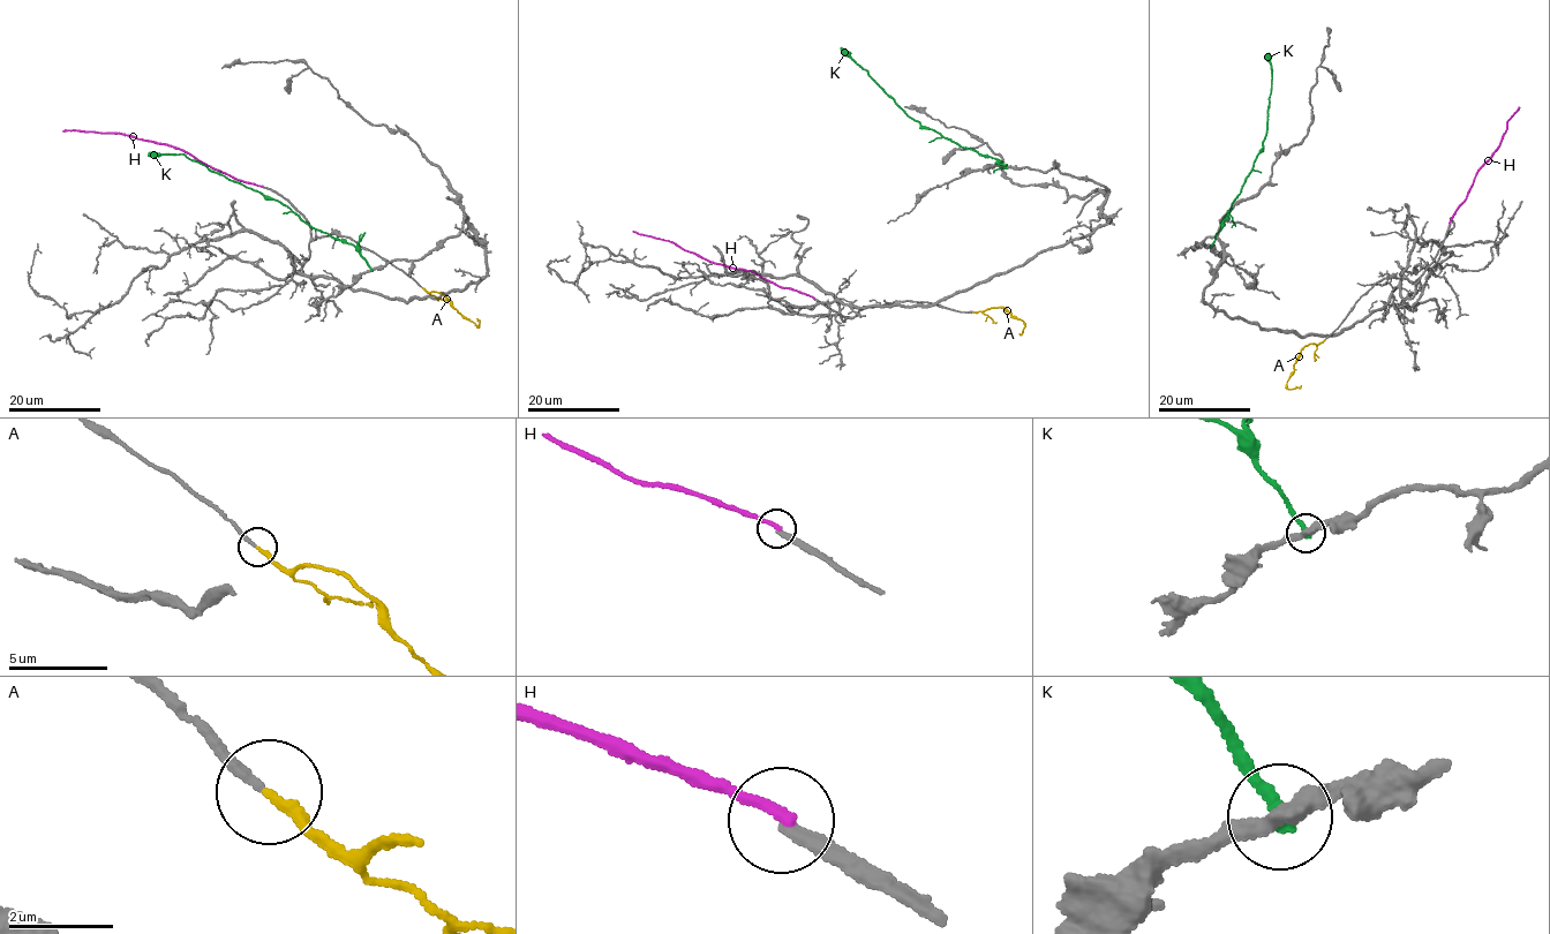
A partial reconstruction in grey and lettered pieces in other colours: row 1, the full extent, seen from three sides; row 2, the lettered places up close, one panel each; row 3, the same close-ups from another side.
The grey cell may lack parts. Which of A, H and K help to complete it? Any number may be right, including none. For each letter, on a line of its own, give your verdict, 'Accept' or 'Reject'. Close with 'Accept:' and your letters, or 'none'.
A: Accept
H: Reject
K: Reject
Accept: A

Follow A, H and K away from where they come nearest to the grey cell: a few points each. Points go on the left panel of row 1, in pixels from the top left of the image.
A: (421, 287), (448, 298), (459, 314), (479, 326), (476, 318)
H: (262, 187), (219, 172), (173, 147), (115, 133), (62, 132)
K: (371, 270), (351, 245), (313, 228), (286, 205), (182, 153), (148, 153)

